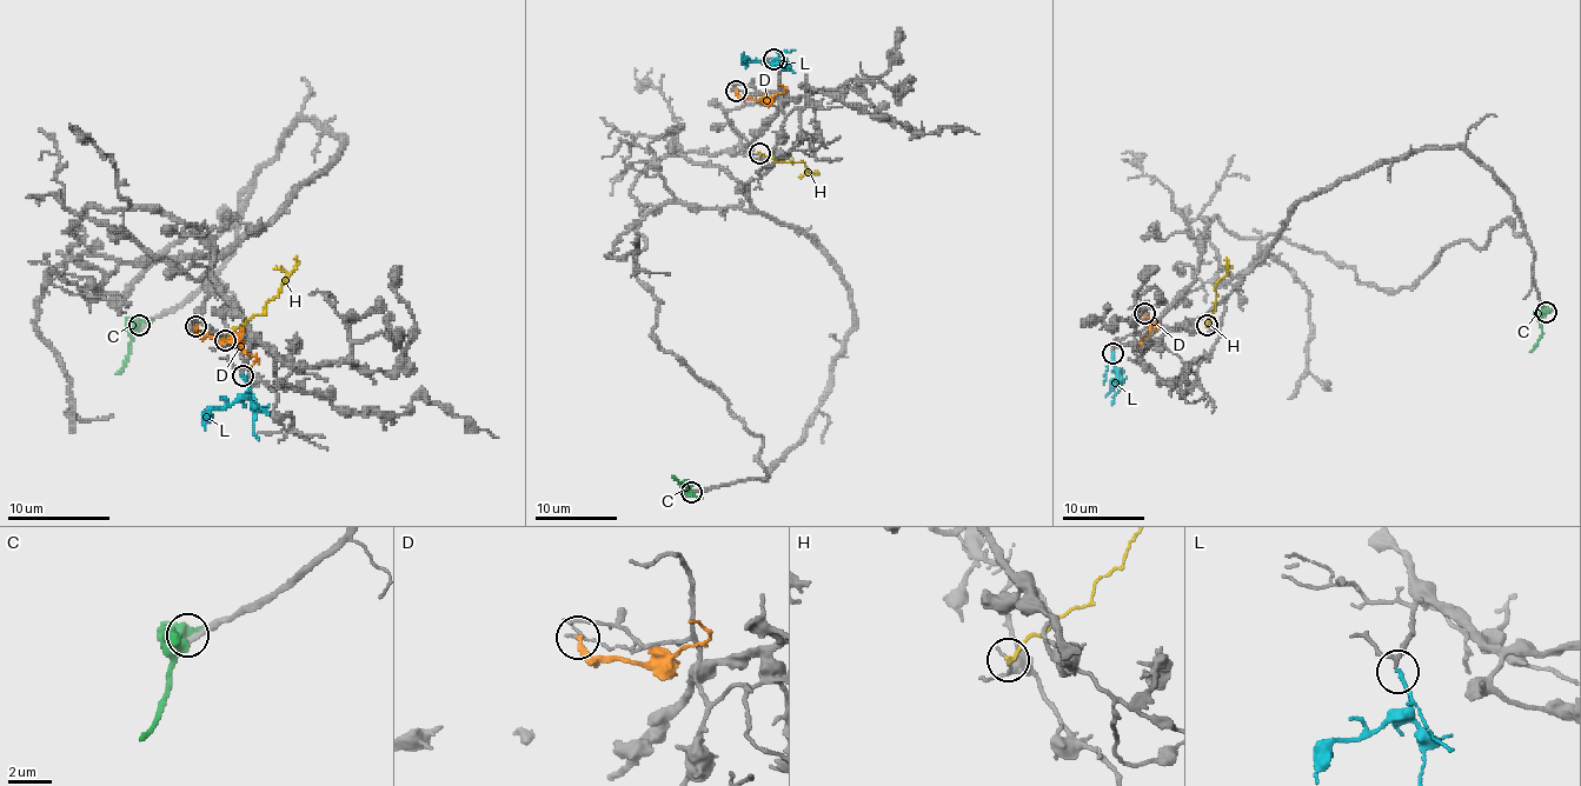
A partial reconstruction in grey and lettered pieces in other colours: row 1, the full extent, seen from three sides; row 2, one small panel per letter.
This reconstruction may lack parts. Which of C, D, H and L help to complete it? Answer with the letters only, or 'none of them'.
L

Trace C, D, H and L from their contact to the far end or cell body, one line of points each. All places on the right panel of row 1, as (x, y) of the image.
C: (1546, 313), (1541, 317), (1541, 335), (1529, 352)
D: (1144, 313), (1153, 330), (1138, 347)
H: (1206, 325), (1216, 311), (1214, 288), (1227, 274), (1227, 258)
L: (1114, 353), (1116, 378), (1105, 397)

